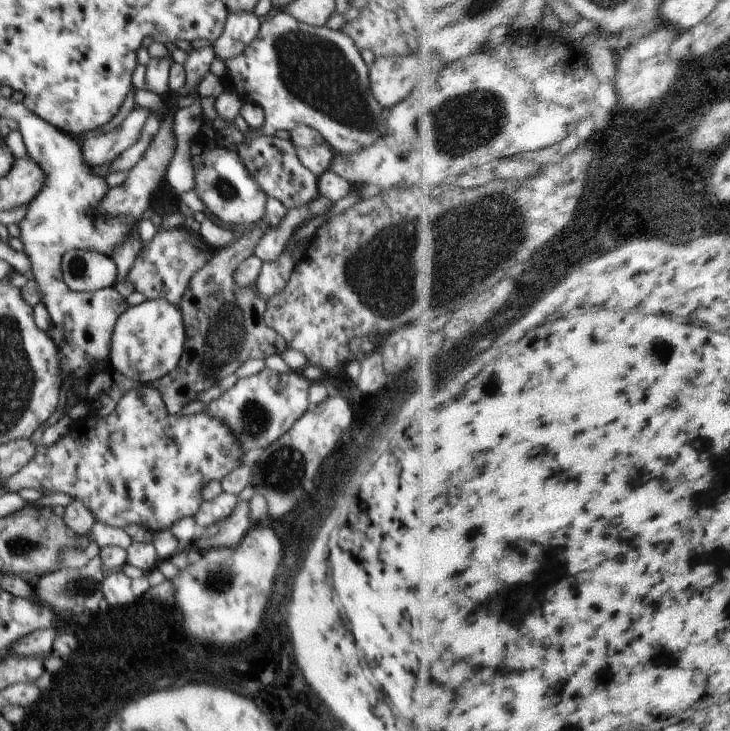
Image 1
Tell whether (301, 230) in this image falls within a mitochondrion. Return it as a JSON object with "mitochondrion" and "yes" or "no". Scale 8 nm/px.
{"mitochondrion":"no"}

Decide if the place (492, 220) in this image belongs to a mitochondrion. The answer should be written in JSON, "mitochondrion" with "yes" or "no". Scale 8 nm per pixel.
{"mitochondrion":"yes"}

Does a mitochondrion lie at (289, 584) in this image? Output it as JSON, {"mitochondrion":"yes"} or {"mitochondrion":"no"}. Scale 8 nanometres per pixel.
{"mitochondrion":"no"}

